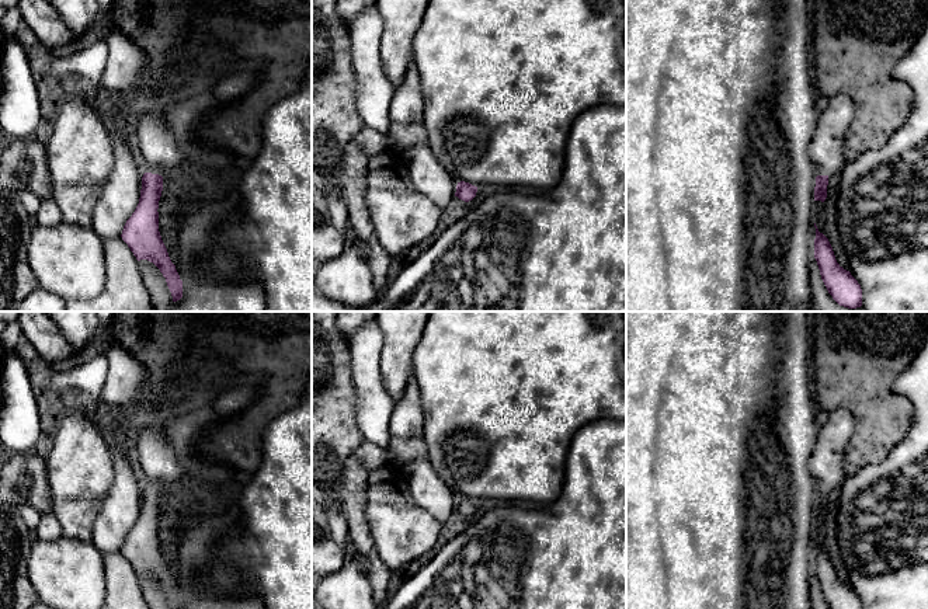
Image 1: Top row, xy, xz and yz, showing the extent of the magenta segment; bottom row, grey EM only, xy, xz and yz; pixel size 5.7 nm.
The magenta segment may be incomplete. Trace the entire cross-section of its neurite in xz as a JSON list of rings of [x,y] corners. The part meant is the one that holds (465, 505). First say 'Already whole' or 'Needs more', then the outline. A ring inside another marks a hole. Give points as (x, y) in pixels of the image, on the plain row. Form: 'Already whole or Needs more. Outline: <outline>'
Already whole. Outline: [[[460,495],[456,500],[455,511],[458,511],[459,514],[465,516],[469,516],[476,511],[476,507],[477,507],[477,501],[469,497]]]

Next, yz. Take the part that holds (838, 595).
Already whole. Outline: [[[816,537],[814,573],[817,575],[821,594],[830,609],[862,609],[861,599],[835,574],[828,553],[818,546]]]

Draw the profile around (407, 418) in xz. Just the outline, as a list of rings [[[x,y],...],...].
[[[414,376],[409,379],[403,396],[395,403],[389,434],[399,439],[423,439],[424,436],[424,413]]]

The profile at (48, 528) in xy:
[[[52,512],[41,515],[41,521],[35,532],[41,540],[56,540],[62,537],[60,523]]]

